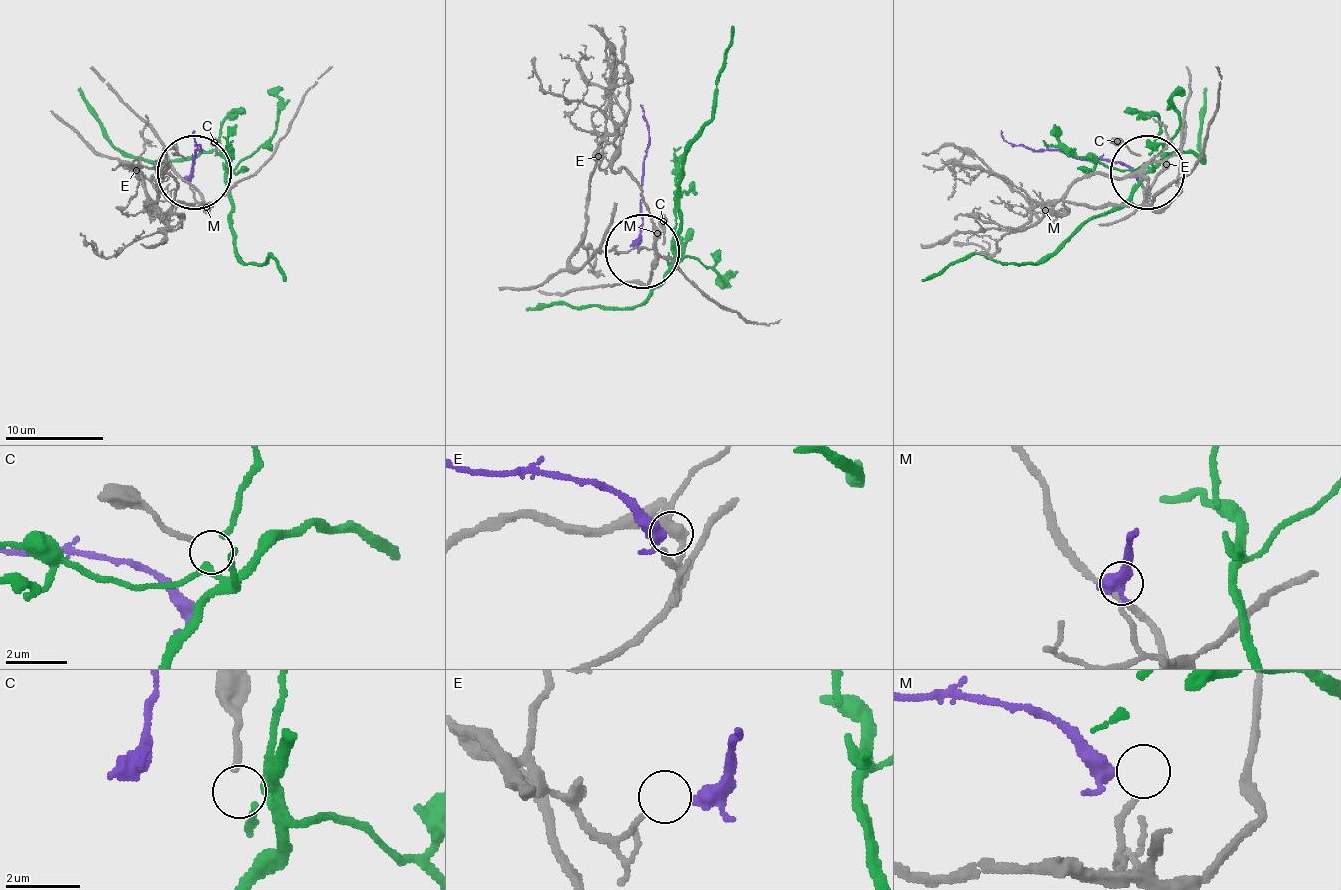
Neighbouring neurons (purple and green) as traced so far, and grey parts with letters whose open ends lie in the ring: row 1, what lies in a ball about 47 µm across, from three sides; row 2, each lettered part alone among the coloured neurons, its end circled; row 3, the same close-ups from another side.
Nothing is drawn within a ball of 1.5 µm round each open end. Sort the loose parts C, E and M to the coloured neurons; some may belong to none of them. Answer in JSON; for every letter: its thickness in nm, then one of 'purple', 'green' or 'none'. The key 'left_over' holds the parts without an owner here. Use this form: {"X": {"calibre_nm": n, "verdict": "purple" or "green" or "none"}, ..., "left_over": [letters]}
{"C": {"calibre_nm": 180, "verdict": "green"}, "E": {"calibre_nm": 160, "verdict": "purple"}, "M": {"calibre_nm": 160, "verdict": "none"}, "left_over": ["M"]}

